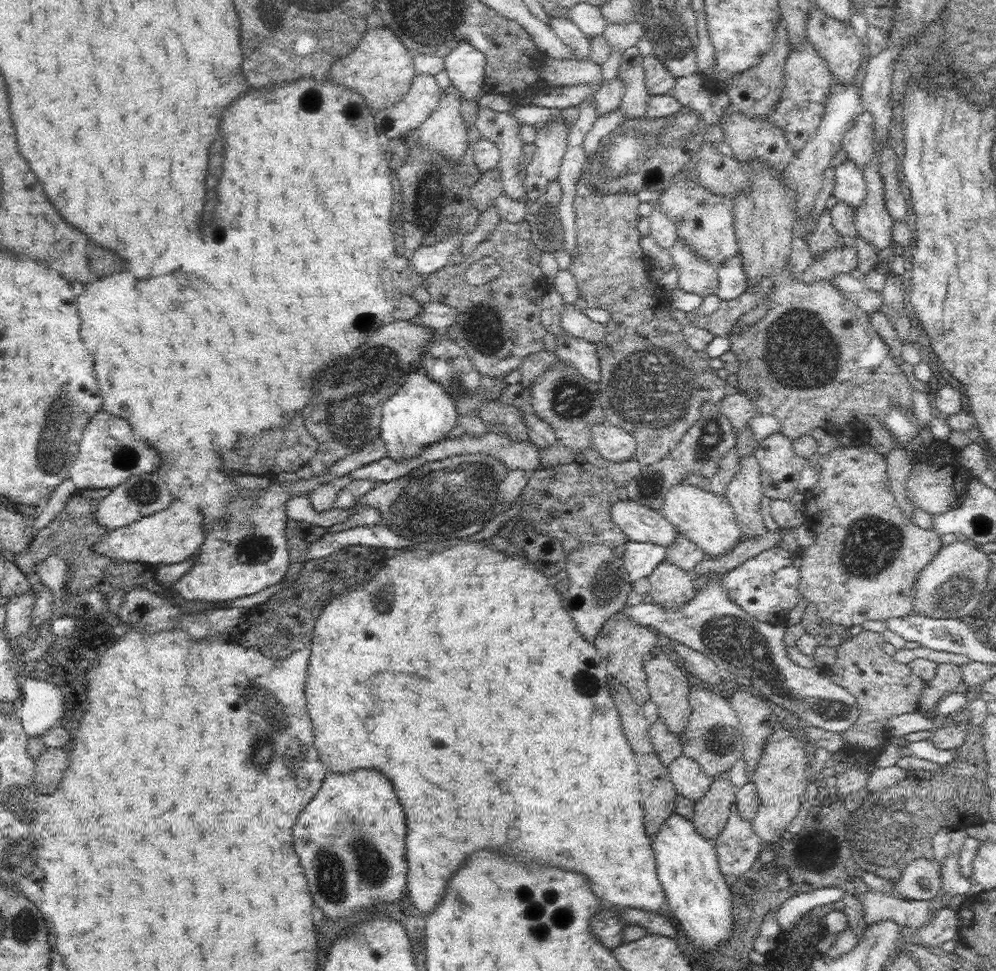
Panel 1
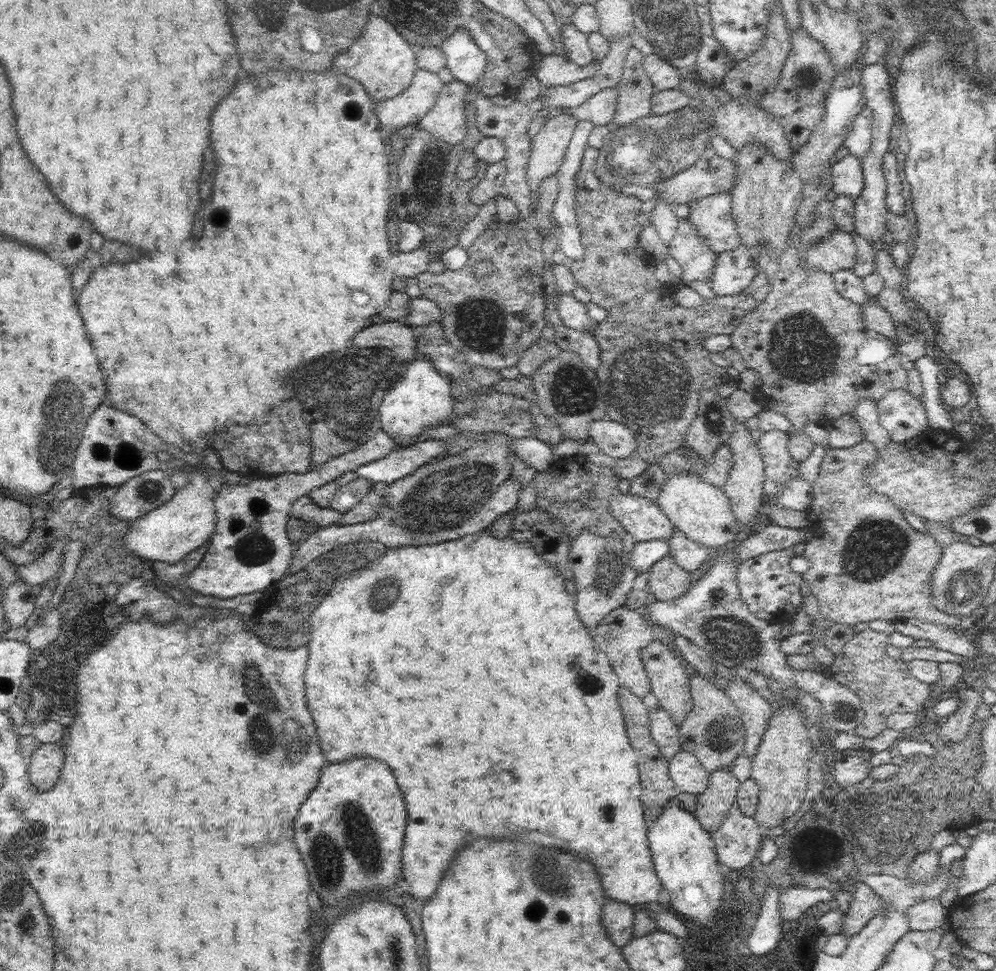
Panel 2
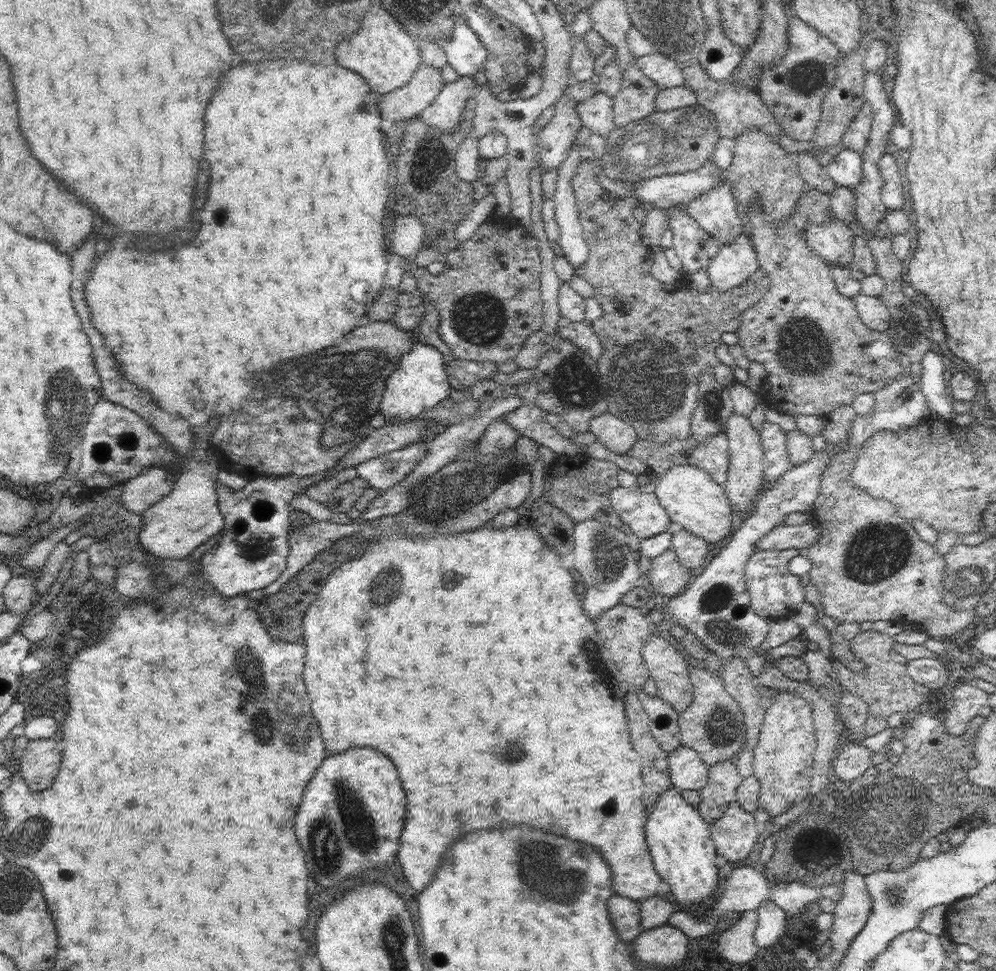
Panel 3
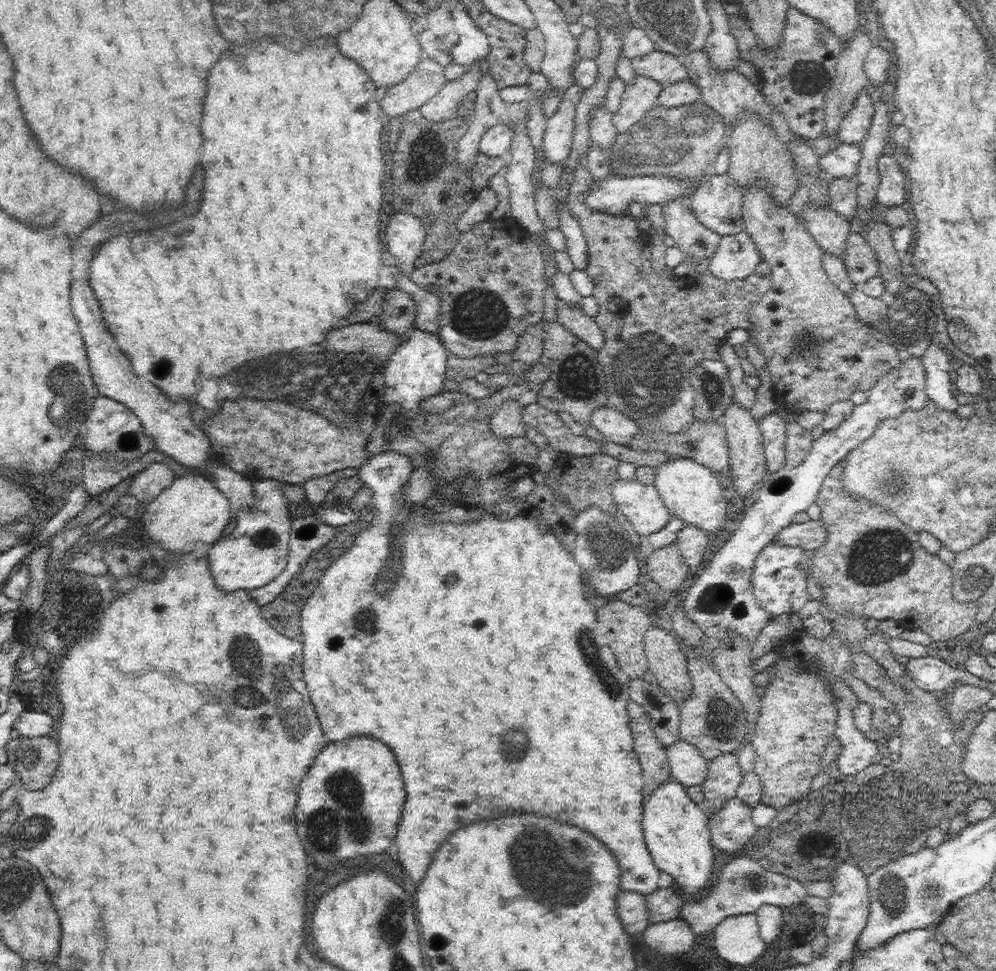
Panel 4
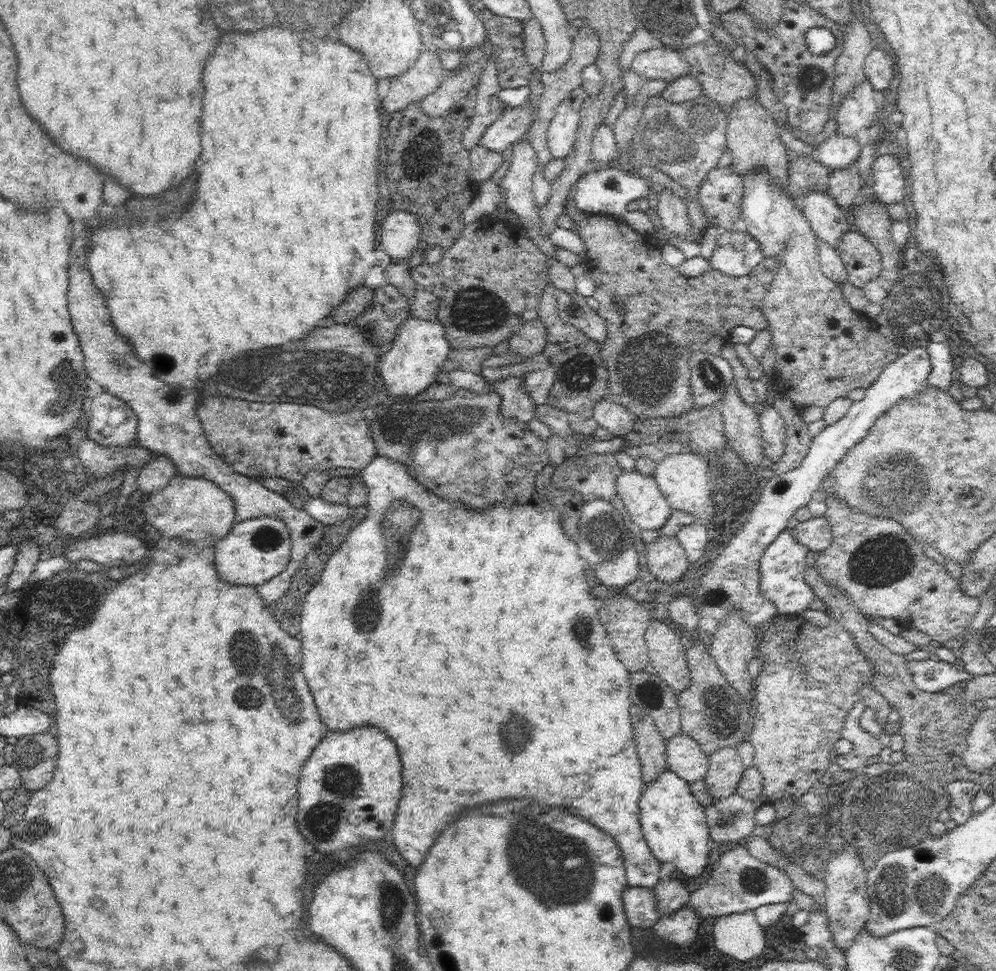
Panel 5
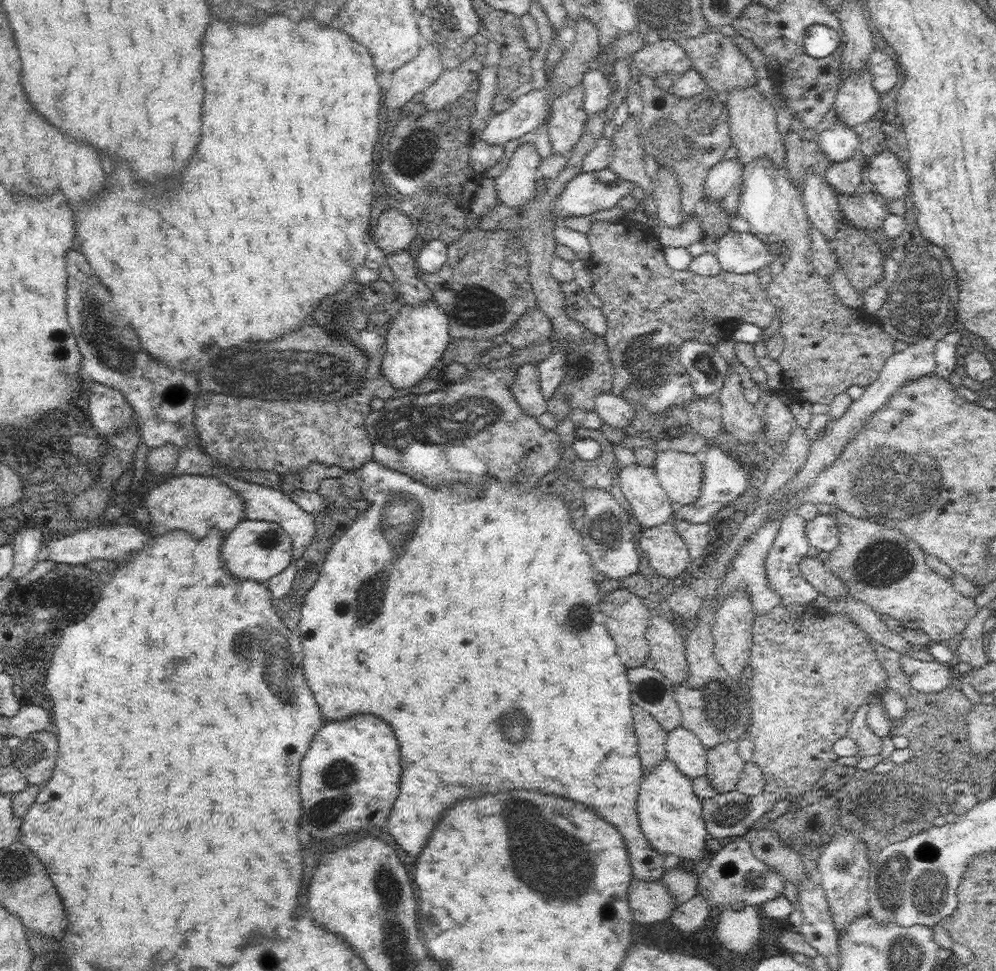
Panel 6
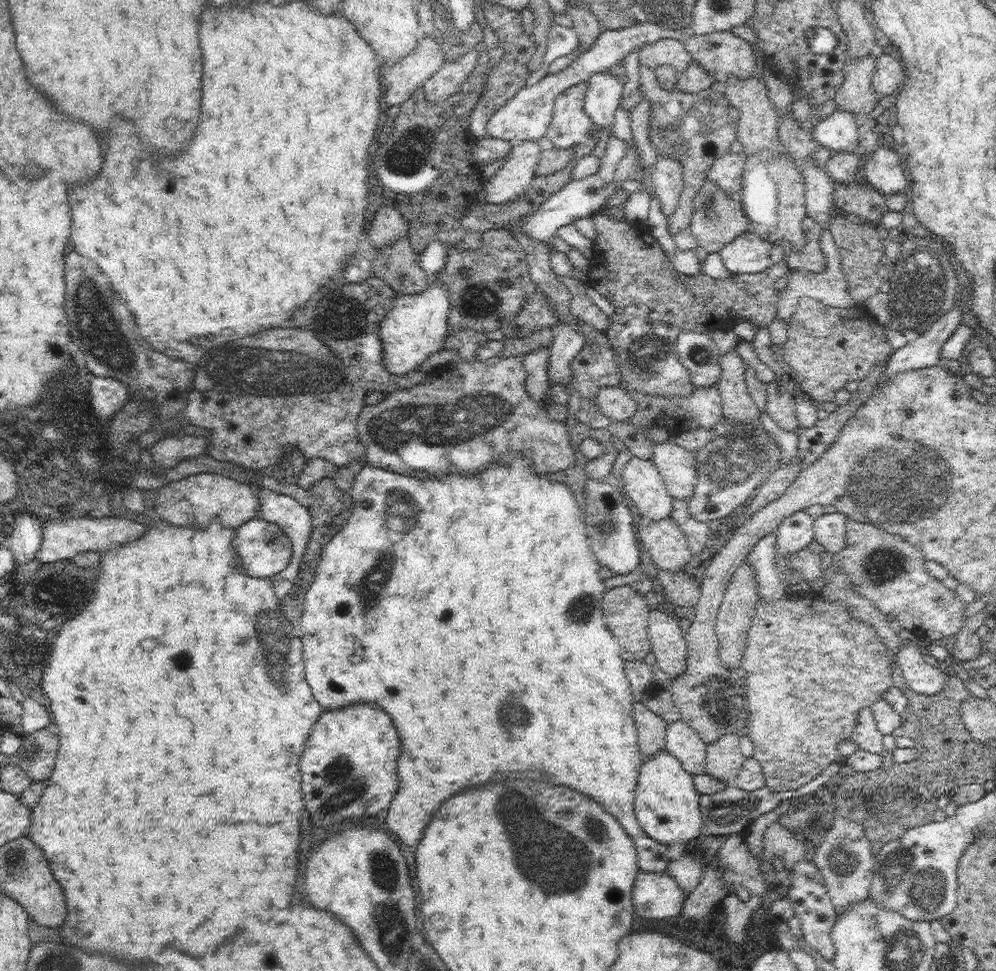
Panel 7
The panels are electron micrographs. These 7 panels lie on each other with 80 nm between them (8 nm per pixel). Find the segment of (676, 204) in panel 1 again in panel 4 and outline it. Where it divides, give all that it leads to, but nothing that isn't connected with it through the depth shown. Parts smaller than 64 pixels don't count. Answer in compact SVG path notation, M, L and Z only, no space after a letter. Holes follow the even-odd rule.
M710 172L703 178L695 194L689 199L688 210L704 227L713 230L721 238L724 236L738 234L746 228L743 220L743 192L736 180L729 173L719 175Z

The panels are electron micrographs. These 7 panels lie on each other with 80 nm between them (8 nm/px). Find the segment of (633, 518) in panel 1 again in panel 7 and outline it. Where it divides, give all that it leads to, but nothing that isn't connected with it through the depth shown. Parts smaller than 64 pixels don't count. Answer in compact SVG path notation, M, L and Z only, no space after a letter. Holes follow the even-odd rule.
M632 456L621 477L624 493L629 495L642 517L662 520L671 516L673 498L652 459Z

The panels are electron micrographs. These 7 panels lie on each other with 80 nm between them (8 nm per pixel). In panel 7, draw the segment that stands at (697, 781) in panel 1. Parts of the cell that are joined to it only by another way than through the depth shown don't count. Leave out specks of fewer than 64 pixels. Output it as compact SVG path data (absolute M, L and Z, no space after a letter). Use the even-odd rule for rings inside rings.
M681 719L667 724L665 749L693 776L705 772L706 747L698 731Z

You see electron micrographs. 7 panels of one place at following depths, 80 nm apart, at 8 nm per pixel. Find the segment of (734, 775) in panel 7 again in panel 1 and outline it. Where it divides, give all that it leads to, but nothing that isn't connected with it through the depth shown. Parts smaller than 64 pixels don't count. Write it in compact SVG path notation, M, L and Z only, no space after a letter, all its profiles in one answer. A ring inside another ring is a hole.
M727 773L713 778L710 791L696 801L691 820L696 832L712 841L724 830L737 792L737 788L731 784Z

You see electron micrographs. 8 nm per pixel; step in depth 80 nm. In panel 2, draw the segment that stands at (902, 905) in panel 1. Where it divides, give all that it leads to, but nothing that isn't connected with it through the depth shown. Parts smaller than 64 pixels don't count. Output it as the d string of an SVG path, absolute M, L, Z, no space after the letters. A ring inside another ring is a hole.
M864 880L863 883L855 884L855 889L852 891L853 899L850 903L848 913L843 912L843 923L840 927L840 933L845 933L846 936L854 936L860 932L864 926L887 908L887 904L875 894ZM939 898L913 904L907 912L910 931L942 931L946 910Z

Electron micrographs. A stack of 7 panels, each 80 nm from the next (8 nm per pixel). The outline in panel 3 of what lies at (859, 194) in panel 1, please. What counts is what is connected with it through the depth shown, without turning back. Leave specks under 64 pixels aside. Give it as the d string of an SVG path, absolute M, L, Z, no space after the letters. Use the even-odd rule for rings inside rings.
M849 148L838 150L838 155L824 169L838 187L848 187L848 189L855 190L862 179L861 155L861 152Z

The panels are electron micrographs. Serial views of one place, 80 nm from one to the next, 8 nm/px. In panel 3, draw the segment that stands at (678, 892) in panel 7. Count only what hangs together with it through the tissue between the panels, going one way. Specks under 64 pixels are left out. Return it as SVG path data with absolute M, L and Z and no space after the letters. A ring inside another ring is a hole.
M614 893L608 899L607 907L616 933L624 942L631 945L643 931L643 927L640 926L640 901Z

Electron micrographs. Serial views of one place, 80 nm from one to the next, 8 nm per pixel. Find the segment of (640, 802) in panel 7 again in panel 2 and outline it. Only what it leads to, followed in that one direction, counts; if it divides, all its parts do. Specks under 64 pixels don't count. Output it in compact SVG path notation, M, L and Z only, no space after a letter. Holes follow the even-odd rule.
M673 797L666 803L661 815L648 826L647 837L655 871L670 895L669 909L701 927L713 926L722 906L724 875L718 869L717 850L710 832L702 828L694 813L682 808Z

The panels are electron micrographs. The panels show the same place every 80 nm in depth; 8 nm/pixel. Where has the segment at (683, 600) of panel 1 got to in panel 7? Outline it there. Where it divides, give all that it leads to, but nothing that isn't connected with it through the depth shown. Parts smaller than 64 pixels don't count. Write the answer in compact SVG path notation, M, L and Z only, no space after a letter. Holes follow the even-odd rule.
M671 516L662 520L642 517L636 534L657 568L678 572L689 566L692 554L686 535Z

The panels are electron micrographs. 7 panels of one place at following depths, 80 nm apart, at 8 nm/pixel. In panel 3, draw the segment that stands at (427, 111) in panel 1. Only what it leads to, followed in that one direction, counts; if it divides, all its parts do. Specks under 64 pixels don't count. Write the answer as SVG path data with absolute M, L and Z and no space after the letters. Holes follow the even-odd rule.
M421 62L406 86L378 101L382 118L397 123L419 116L434 102L445 83L440 70Z

